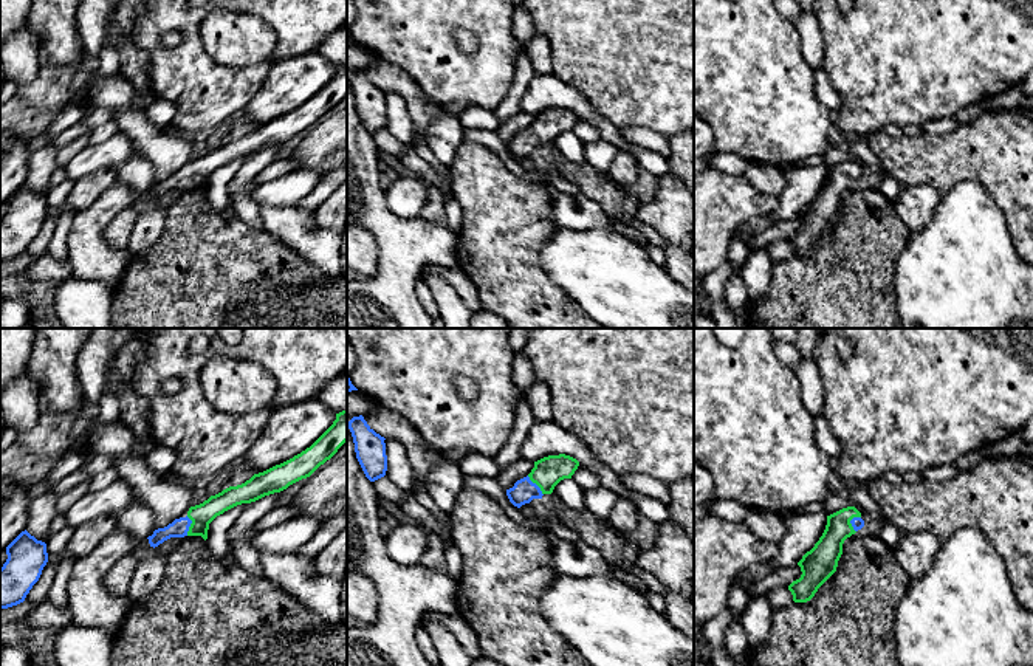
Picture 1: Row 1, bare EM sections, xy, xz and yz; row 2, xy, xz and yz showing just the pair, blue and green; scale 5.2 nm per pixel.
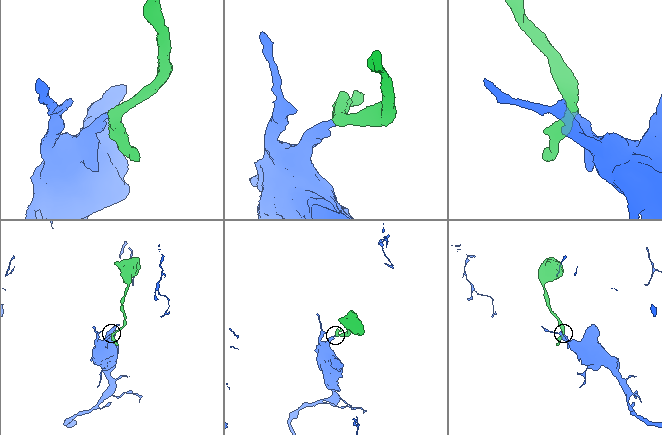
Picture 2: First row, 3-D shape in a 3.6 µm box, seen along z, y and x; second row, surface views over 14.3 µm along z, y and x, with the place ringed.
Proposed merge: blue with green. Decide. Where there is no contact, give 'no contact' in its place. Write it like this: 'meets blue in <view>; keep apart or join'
meets blue in xz; join

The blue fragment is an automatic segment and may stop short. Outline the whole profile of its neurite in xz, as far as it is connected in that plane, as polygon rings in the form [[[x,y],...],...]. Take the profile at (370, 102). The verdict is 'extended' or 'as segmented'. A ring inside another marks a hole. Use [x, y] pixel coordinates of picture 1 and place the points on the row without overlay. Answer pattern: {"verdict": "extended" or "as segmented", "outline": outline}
{"verdict": "as segmented", "outline": [[[362,68],[353,70],[347,81],[352,85],[356,112],[370,135],[386,129],[387,108],[384,90],[376,87]]]}

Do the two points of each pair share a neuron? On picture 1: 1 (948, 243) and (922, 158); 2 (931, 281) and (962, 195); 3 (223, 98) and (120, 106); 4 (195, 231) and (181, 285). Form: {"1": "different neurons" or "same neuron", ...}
{"1": "different neurons", "2": "same neuron", "3": "different neurons", "4": "same neuron"}

